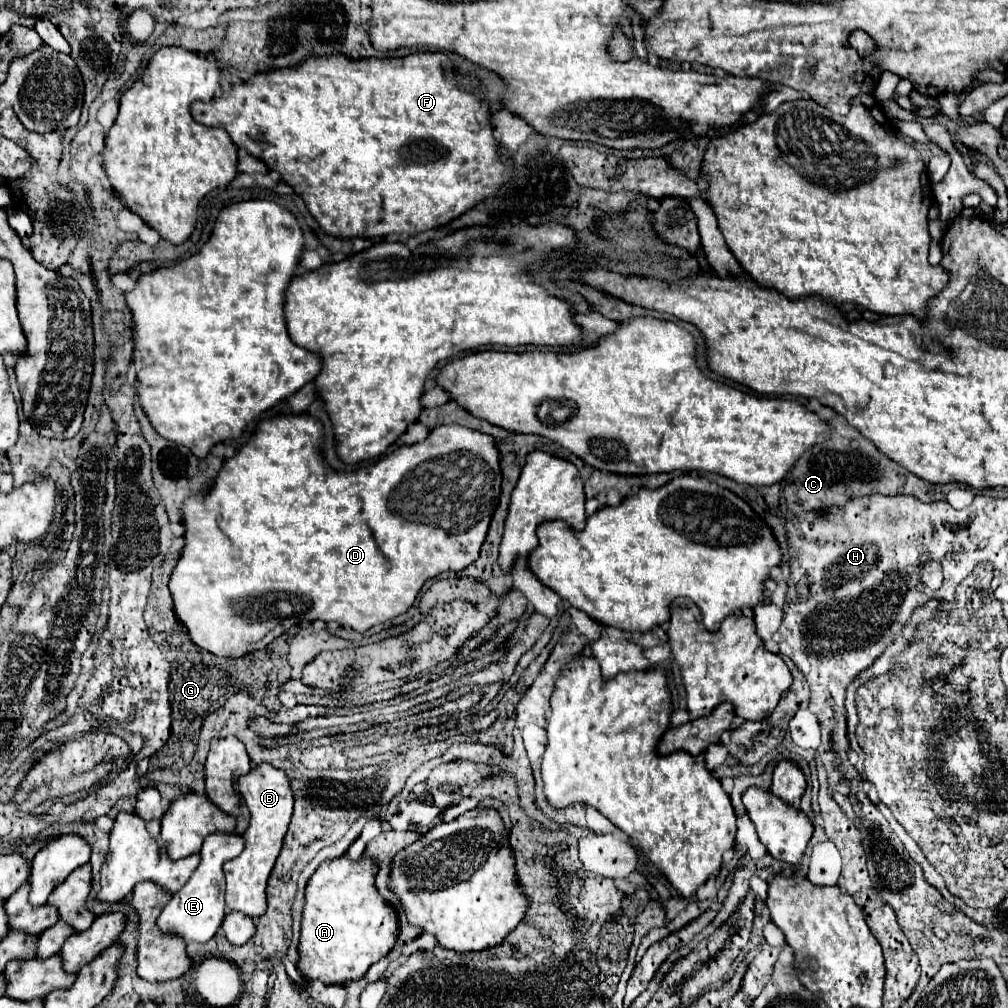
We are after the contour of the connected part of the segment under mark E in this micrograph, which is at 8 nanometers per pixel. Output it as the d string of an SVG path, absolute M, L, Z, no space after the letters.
M214 832L208 834L208 838L202 844L200 856L202 862L190 876L190 880L172 896L172 900L166 904L164 912L158 918L158 926L164 932L180 934L186 942L208 942L216 930L220 928L224 916L226 916L226 904L224 904L224 872L222 864L226 860L236 858L244 848L244 840L240 834L226 834L226 832Z

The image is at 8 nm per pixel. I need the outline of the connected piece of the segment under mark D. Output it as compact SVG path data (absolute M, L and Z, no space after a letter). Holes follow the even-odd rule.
M290 414L290 416L274 416L274 418L266 418L266 420L262 420L262 422L256 426L254 434L252 434L252 436L250 436L250 440L248 440L248 442L246 442L246 444L236 452L236 456L232 456L232 458L224 460L224 464L222 464L220 472L218 472L218 474L216 474L216 478L214 478L214 484L212 484L210 492L208 492L204 498L190 496L190 498L186 498L186 500L184 500L184 504L182 504L182 524L184 524L184 528L186 528L186 532L184 532L184 548L182 548L182 556L180 556L180 560L178 560L178 564L176 564L174 572L172 572L172 576L170 576L168 588L170 588L170 592L172 592L172 600L174 600L174 614L176 614L176 620L186 628L186 634L190 636L190 640L192 640L196 646L200 646L202 650L206 650L206 652L210 652L210 654L214 654L214 656L240 658L240 656L244 656L244 654L248 654L248 652L256 652L256 650L266 648L272 640L276 640L276 638L278 638L278 636L282 636L288 628L292 628L294 624L298 624L298 622L302 622L302 620L338 622L340 626L350 626L350 628L352 628L352 630L356 630L356 632L366 632L368 628L372 628L372 626L376 626L376 624L382 624L382 622L386 622L386 620L390 620L390 618L394 618L394 616L398 616L398 614L406 612L406 610L412 606L412 602L414 602L416 594L420 592L420 588L422 588L422 584L424 584L426 580L430 580L430 578L434 578L434 576L438 576L438 574L442 574L442 572L450 572L450 570L464 570L466 566L470 566L470 564L478 558L478 554L480 554L480 546L484 544L484 538L486 538L486 530L488 530L488 524L490 524L492 512L496 510L496 504L498 504L498 496L500 496L500 482L502 482L502 478L500 478L500 476L502 476L502 474L500 474L500 460L498 460L498 454L496 454L496 442L492 442L492 438L488 438L488 434L480 434L478 430L470 430L470 428L456 426L456 424L452 424L452 426L438 426L438 428L434 428L434 430L428 434L428 438L426 438L424 442L418 442L418 444L397 448L392 453L372 462L372 464L355 469L356 472L334 472L334 470L324 462L324 458L322 458L322 456L320 456L320 452L318 452L320 444L322 444L322 424L320 424L316 418L308 416L308 414ZM232 602L240 602L240 606L242 606L242 610L240 610L240 612L242 612L242 614L236 614L236 610L232 610Z

